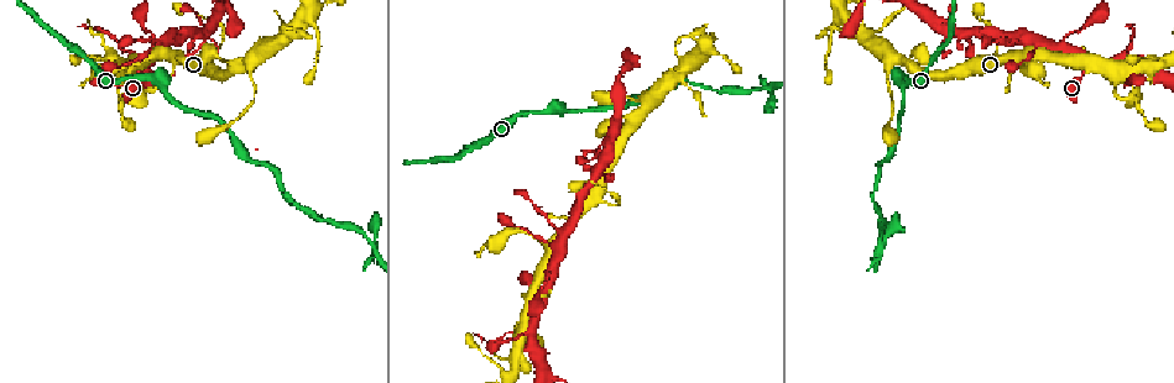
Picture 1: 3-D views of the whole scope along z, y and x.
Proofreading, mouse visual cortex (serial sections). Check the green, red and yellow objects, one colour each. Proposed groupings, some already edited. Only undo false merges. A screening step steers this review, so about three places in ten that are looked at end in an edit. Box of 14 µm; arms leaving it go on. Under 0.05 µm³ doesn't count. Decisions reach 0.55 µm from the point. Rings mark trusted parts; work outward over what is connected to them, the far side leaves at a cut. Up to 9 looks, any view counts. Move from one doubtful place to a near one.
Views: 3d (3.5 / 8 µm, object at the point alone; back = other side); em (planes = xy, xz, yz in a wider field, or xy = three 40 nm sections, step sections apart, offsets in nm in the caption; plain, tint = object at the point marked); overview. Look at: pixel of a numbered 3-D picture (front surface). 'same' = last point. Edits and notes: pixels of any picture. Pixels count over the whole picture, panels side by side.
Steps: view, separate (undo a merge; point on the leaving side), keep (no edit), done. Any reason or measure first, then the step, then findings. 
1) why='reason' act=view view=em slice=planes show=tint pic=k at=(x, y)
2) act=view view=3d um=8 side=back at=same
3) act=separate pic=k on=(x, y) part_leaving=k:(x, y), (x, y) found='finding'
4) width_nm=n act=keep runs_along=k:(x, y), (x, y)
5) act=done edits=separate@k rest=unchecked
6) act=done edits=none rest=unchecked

why='abrupt turn' act=view view=3d um=3.5 pic=1 at=(864, 37)

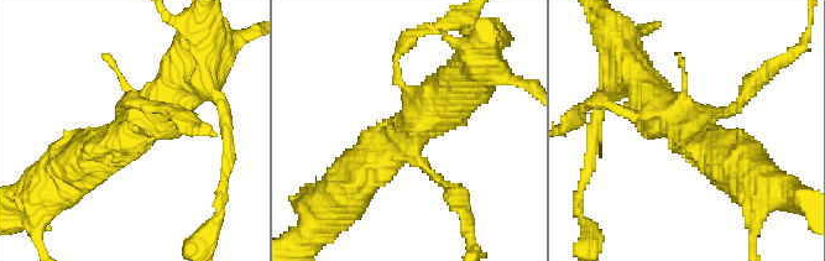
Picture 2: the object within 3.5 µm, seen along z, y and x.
why='shape alone is not enough' act=view view=em slice=xy step=3 show=tint pic=2 at=(407, 135)

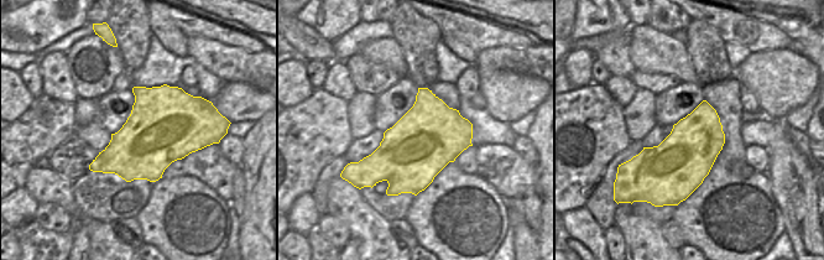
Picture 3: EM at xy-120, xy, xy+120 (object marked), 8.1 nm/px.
act=keep runs_along=2:(349, 187), (455, 93) found='all the same cell'

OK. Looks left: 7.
why='thin neck' act=view view=3d um=3.5 pic=1 at=(219, 46)

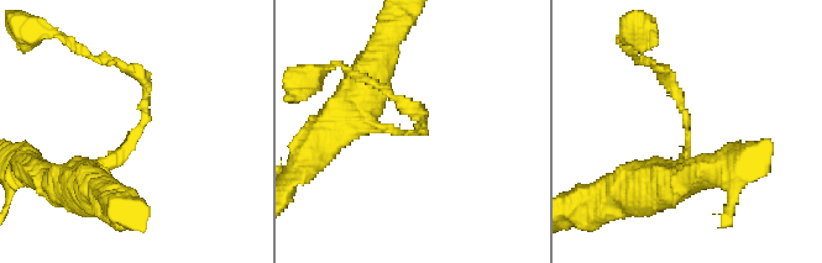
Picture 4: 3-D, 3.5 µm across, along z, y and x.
act=view view=em slice=xy step=5 show=tint pic=4 at=(139, 130)

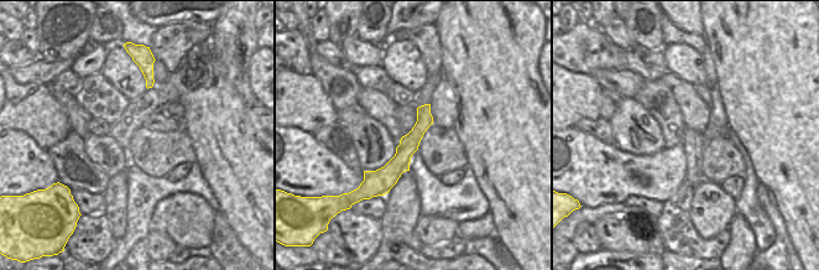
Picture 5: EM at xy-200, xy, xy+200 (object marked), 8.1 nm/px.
act=keep runs_along=5:(427, 107), (401, 161), (375, 191) found='continuous, no second cell'

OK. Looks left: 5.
why='abrupt turn' act=view view=3d um=8 pic=1 at=(1134, 95)

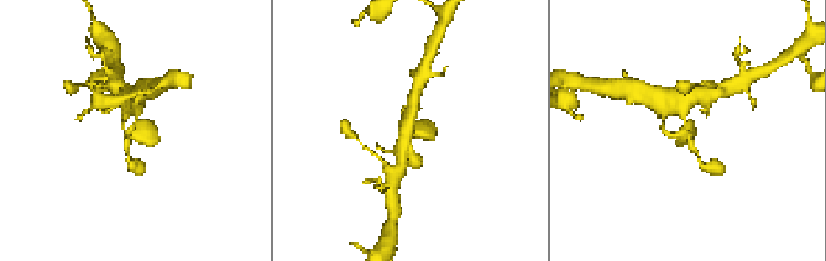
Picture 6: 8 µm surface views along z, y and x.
why='closer look' act=view view=3d um=3.5 pic=6 at=(684, 126)

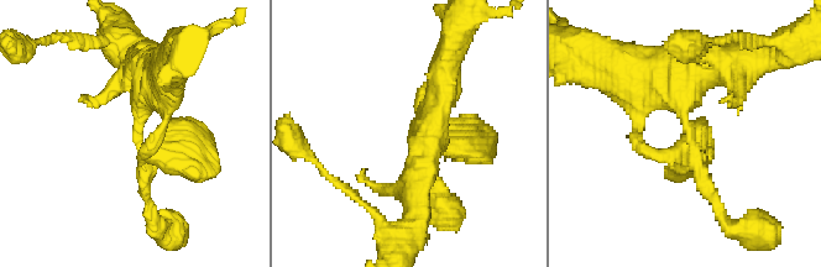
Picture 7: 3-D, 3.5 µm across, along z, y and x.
arms=3 arm_widths_nm=150,400,450 why='shape alone is not enough' act=view view=em slice=xy step=2 show=tint pic=7 at=(138, 139)

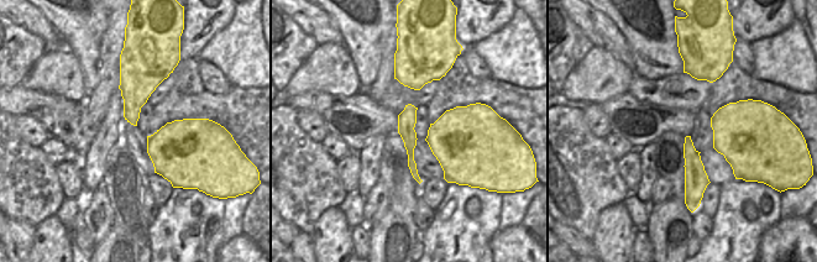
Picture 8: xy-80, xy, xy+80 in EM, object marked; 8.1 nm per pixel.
width_nm=200 act=keep runs_along=7:(158, 67), (140, 140), (212, 169) found='all the same cell'

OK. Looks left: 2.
why='sharp bend' act=view view=3d um=3.5 pic=1 at=(372, 241)

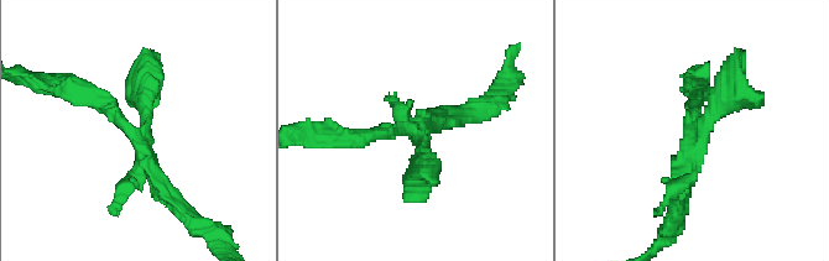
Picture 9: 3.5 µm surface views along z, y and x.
why='need the tissue' act=view view=em slice=xy step=5 show=tint pic=9 at=(133, 135)

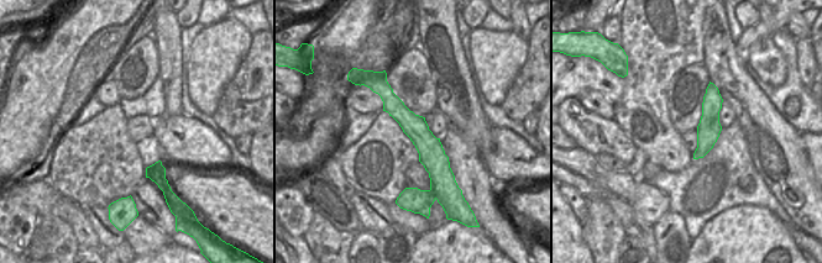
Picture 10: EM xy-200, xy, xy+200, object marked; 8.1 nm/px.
act=separate pic=9 on=(144, 87) part_leaving=9:(142, 134), (150, 69), (142, 51) found='a second cell is stuck on'

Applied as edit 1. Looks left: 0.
act=done edits=separate@9 rest=unchecked

